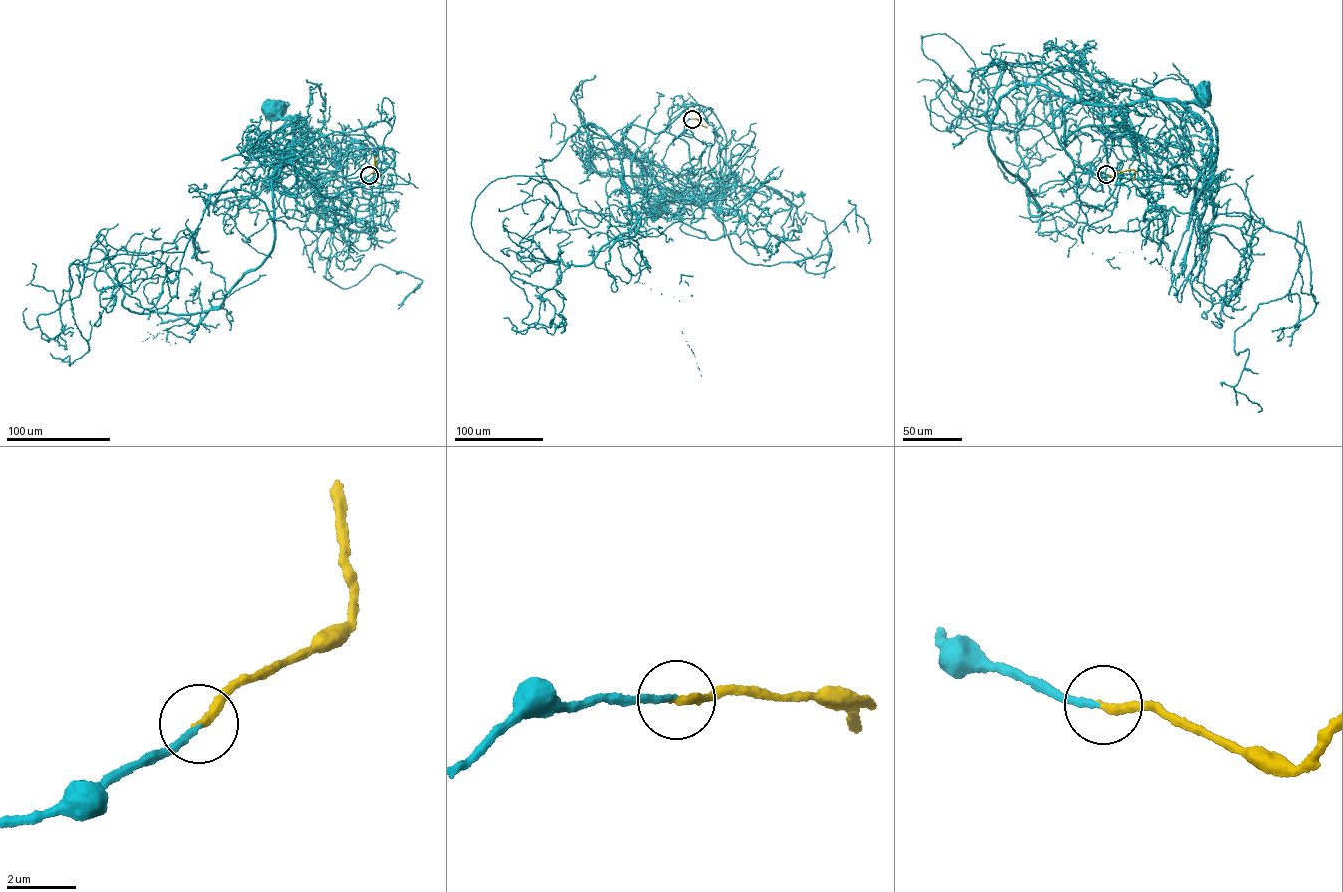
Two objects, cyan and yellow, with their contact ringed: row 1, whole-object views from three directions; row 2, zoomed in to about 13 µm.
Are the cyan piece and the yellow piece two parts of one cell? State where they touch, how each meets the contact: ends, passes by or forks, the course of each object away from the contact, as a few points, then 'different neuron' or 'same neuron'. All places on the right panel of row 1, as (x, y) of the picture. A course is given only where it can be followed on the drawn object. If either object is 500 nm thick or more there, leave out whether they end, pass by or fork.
place (1106, 174); cyan ends; yellow ends; course cyan (1106, 174), (1100, 190), (1076, 194), (1059, 113), (1202, 93); course yellow (1106, 174), (1112, 176), (1133, 169), (1135, 175), (1131, 180); same neuron

